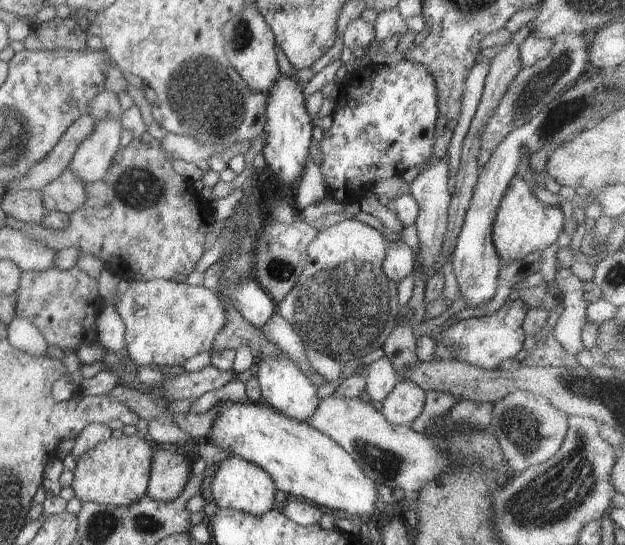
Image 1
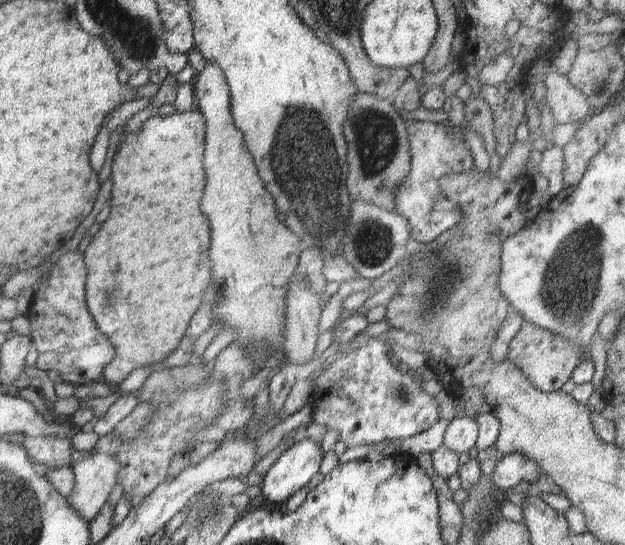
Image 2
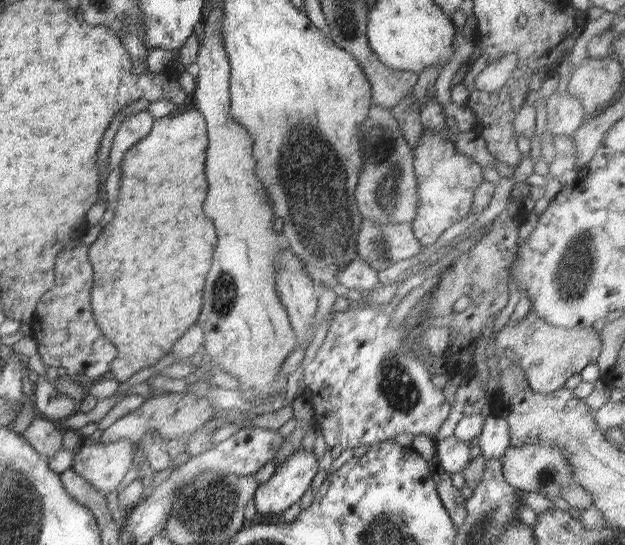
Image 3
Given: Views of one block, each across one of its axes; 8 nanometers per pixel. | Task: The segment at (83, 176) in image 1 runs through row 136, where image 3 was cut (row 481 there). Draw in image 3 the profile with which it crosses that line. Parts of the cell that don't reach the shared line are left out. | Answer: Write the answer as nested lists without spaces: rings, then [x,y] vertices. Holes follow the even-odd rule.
[[[129,440],[81,445],[71,467],[102,494],[108,494],[117,490],[122,478],[130,470],[134,447],[136,444]]]

